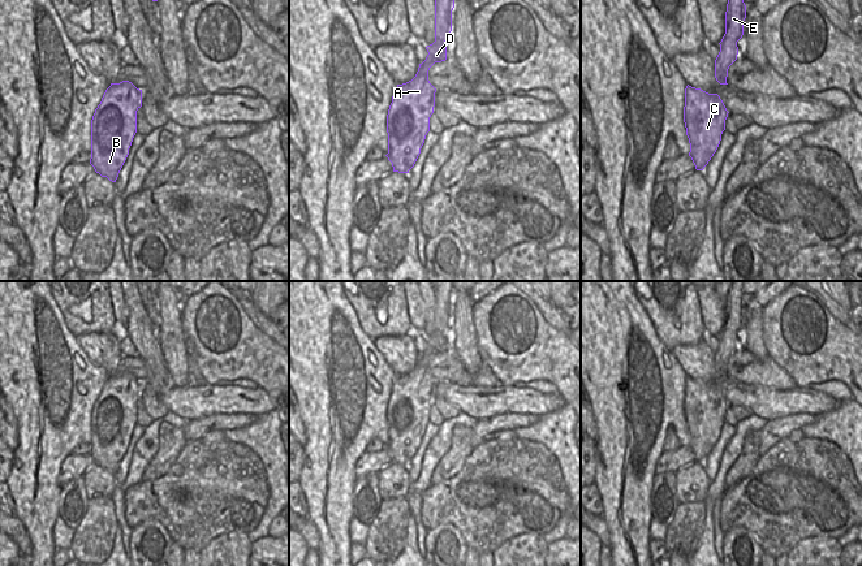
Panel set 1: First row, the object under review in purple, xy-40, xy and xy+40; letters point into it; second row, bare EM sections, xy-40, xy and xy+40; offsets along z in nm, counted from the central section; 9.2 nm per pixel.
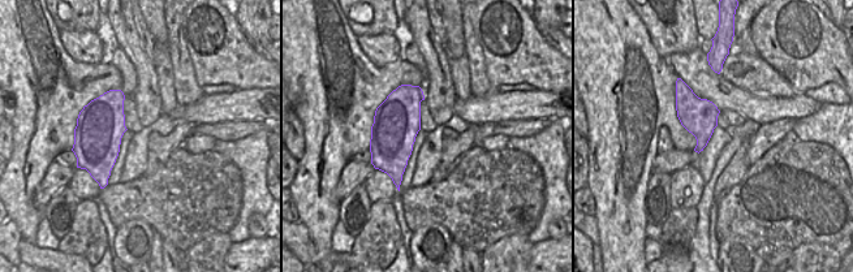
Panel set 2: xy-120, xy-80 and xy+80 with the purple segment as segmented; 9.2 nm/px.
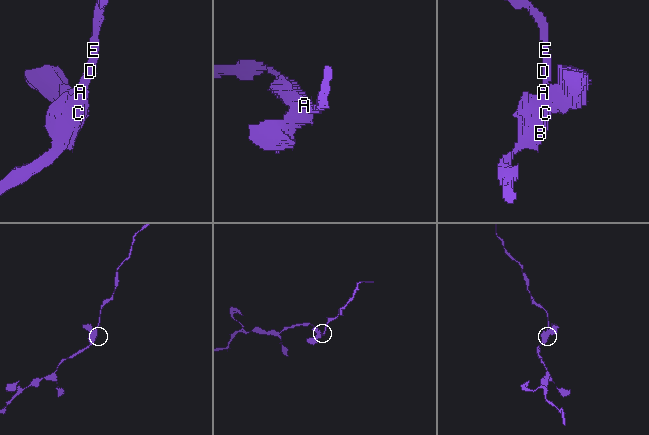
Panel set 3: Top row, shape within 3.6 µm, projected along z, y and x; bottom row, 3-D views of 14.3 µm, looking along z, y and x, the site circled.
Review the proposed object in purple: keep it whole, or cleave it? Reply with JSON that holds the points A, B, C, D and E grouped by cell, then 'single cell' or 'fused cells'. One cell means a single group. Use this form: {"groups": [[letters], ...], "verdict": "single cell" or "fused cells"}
{"groups": [["A", "B", "C", "D", "E"]], "verdict": "single cell"}

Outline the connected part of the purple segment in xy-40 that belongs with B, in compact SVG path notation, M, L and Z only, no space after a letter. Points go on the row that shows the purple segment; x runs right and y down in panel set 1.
M132 82L111 83L91 120L91 159L95 172L116 182L137 133L142 90Z

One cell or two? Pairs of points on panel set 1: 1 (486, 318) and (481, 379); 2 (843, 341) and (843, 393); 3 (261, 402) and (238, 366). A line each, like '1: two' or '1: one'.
1: two
2: two
3: two

